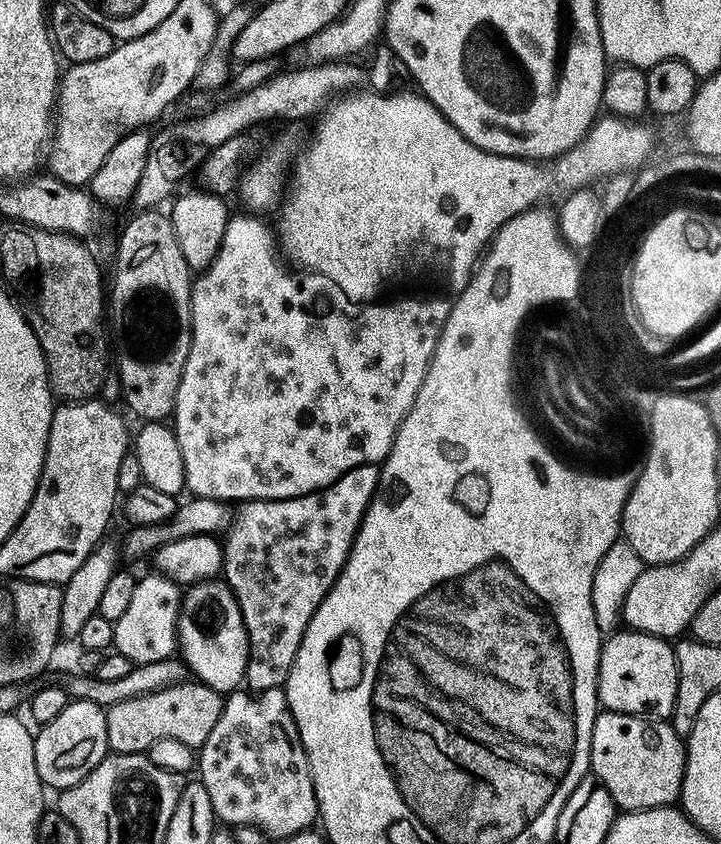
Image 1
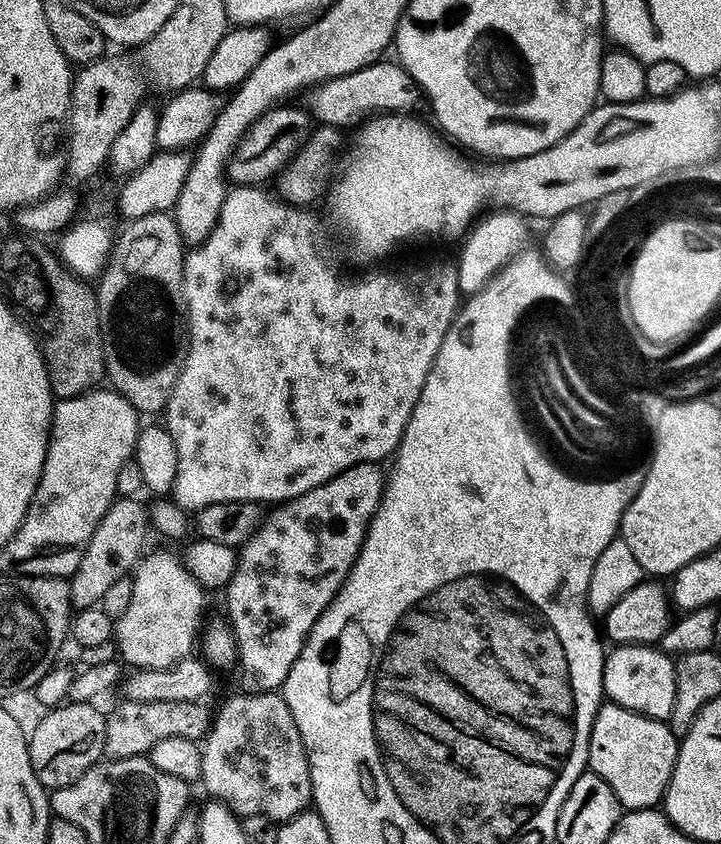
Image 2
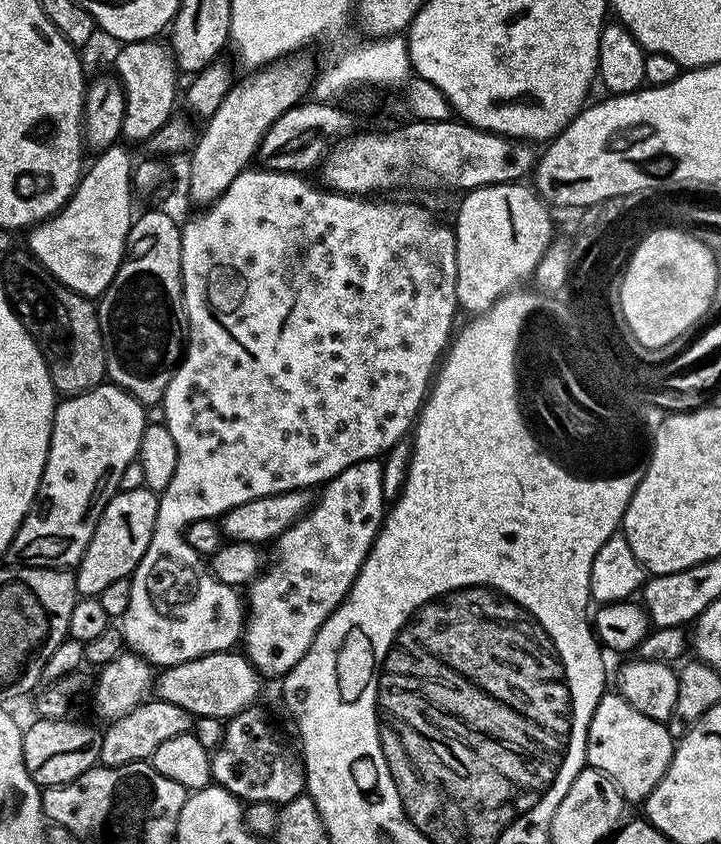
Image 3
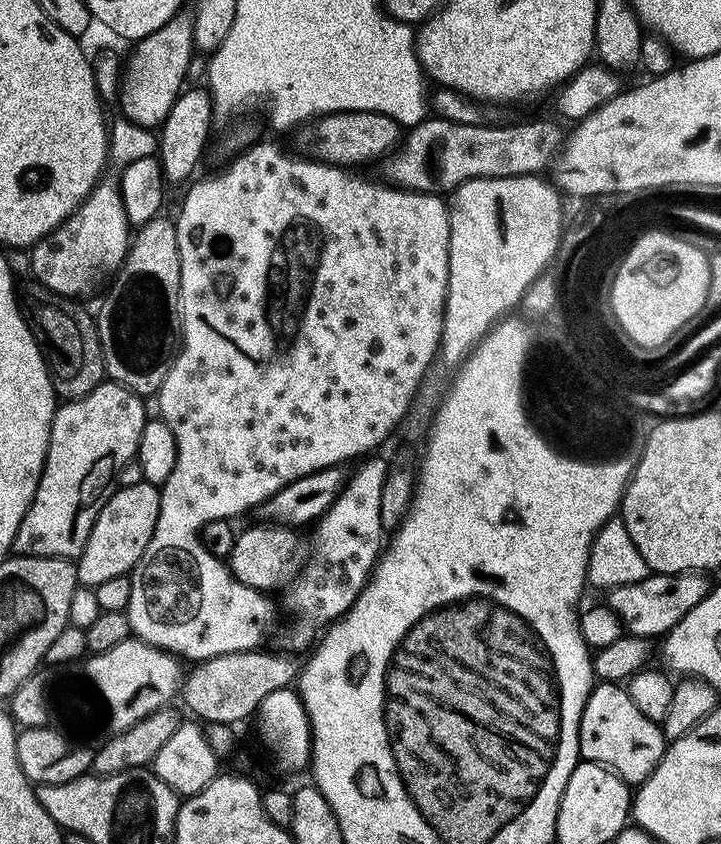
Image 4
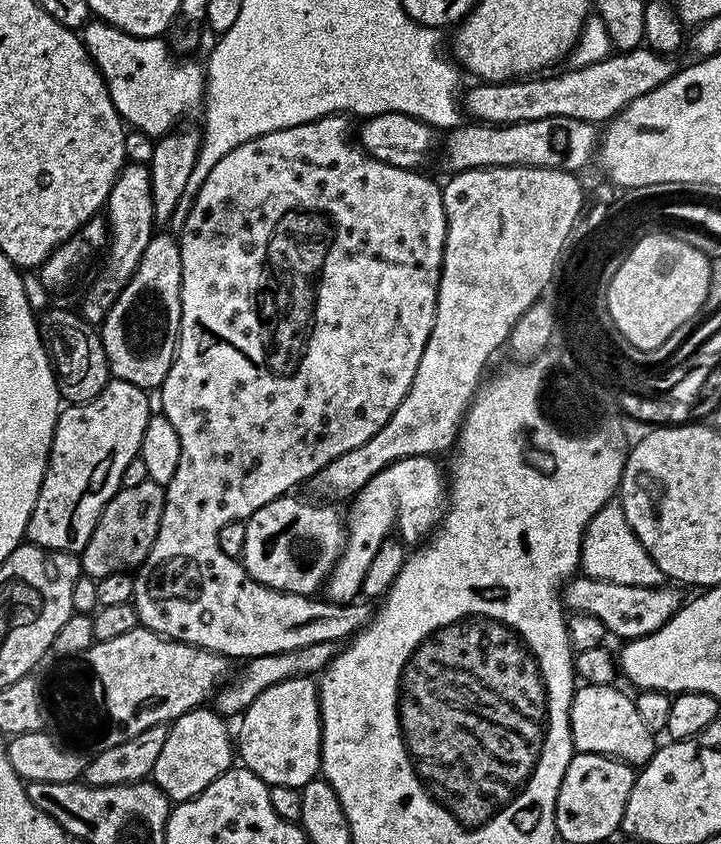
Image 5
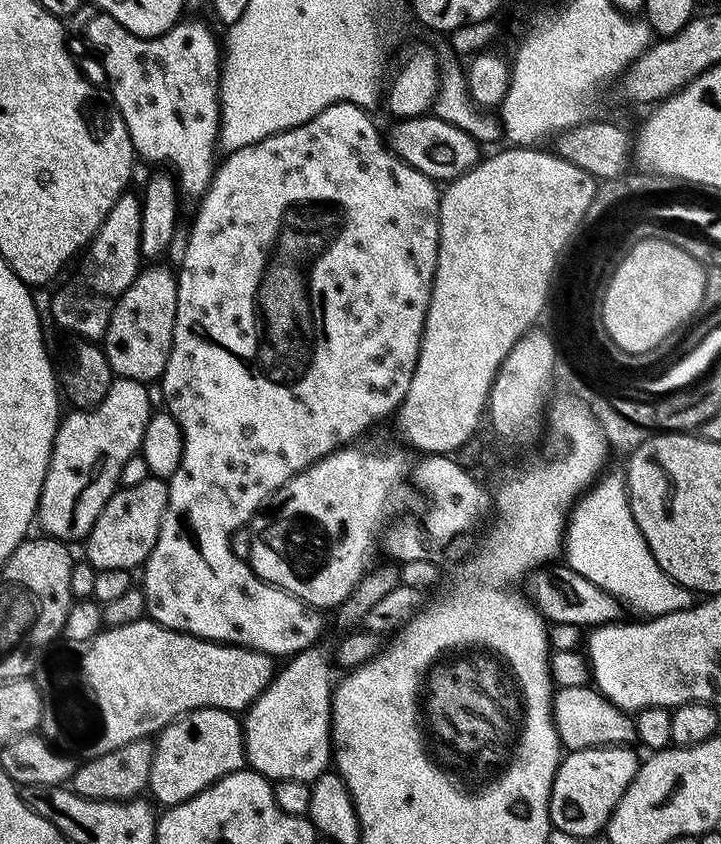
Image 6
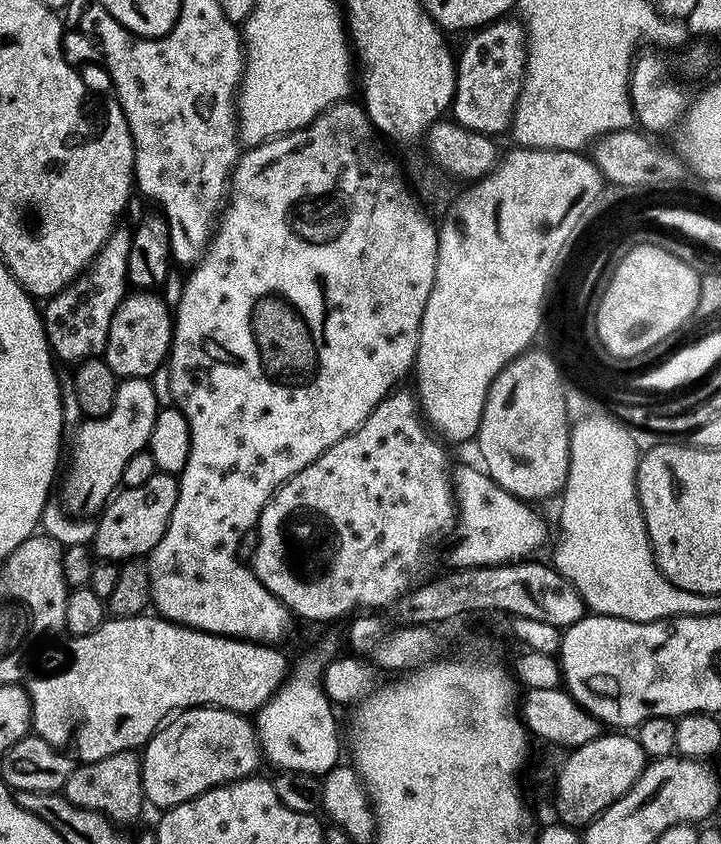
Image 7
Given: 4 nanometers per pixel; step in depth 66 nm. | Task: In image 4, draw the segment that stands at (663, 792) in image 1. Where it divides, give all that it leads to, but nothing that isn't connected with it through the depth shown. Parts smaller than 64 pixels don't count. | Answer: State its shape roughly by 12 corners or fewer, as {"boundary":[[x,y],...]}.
{"boundary":[[597,683],[586,698],[581,760],[629,786],[654,774],[663,727],[627,687]]}

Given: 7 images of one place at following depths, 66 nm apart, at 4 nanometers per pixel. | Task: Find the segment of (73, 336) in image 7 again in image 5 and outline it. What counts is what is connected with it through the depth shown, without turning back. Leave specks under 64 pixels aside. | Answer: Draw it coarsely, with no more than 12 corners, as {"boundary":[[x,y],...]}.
{"boundary":[[147,163],[108,195],[104,265],[78,310],[99,325],[158,228]]}

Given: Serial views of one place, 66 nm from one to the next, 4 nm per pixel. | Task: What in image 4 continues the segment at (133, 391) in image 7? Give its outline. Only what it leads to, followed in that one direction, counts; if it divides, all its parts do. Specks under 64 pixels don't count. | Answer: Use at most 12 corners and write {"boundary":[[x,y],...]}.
{"boundary":[[141,397],[61,403],[15,555],[79,557],[135,457]]}

